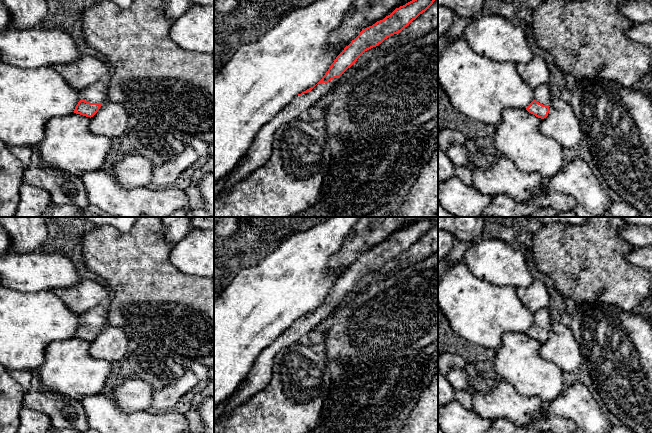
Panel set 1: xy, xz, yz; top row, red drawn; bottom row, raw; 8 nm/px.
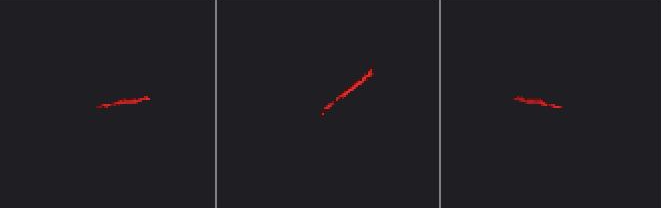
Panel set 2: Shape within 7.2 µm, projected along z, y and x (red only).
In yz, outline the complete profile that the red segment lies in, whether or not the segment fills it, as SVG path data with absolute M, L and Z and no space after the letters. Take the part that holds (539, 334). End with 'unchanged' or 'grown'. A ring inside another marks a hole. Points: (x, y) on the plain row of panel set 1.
M539 309L533 313L533 316L534 324L526 334L538 342L544 343L548 340L549 329L552 327L554 321L548 309Z; grown

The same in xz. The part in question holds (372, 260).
M424 218L396 232L383 244L363 253L336 281L328 295L315 310L298 318L259 354L249 374L242 382L241 388L229 397L220 417L229 415L236 407L244 404L254 394L266 387L272 376L274 358L280 350L300 341L319 323L330 318L336 311L339 302L365 275L378 270L388 261L401 256L420 238L425 236L435 223L428 218Z; grown

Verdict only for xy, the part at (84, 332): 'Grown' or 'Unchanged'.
Grown

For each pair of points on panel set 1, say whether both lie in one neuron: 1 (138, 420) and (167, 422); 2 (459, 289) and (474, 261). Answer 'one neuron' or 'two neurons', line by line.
1: one neuron
2: two neurons

